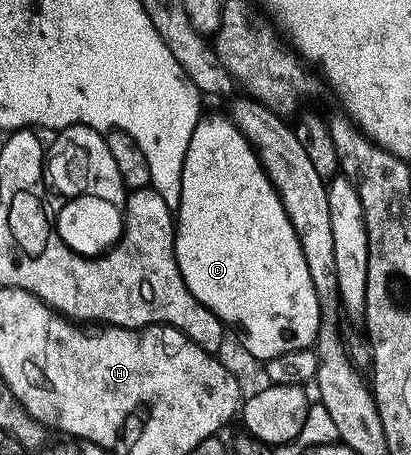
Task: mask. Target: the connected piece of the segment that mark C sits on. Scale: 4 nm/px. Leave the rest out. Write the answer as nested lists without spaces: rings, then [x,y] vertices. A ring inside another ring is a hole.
[[[207,115],[196,126],[196,134],[192,134],[192,146],[188,146],[188,158],[184,162],[182,181],[184,182],[184,190],[182,191],[180,206],[176,209],[178,237],[174,245],[176,246],[176,258],[180,266],[180,274],[184,274],[184,282],[188,286],[188,290],[205,308],[212,310],[212,314],[220,317],[223,324],[229,326],[233,331],[234,328],[238,331],[238,340],[242,343],[243,350],[254,360],[265,362],[272,358],[280,358],[280,354],[293,354],[295,350],[314,348],[317,345],[320,326],[322,325],[322,307],[320,306],[320,298],[316,294],[316,286],[312,286],[312,274],[308,274],[308,262],[302,249],[302,243],[284,210],[282,199],[272,186],[261,162],[258,161],[254,147],[244,138],[241,130],[225,115]]]

